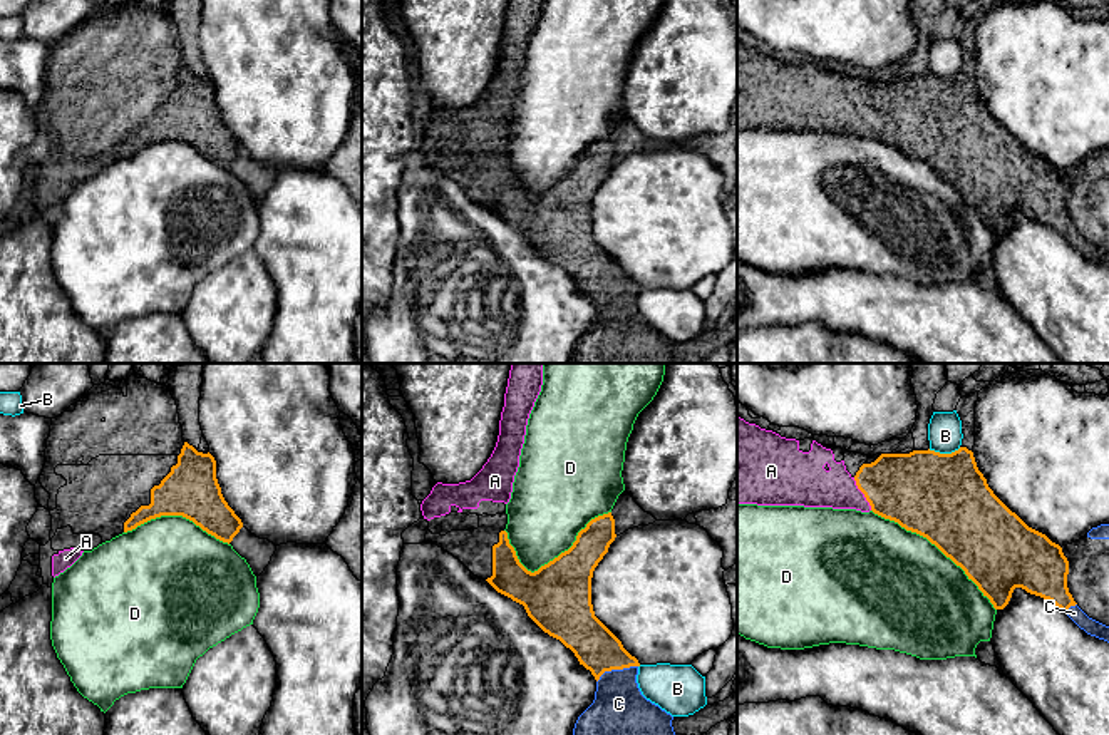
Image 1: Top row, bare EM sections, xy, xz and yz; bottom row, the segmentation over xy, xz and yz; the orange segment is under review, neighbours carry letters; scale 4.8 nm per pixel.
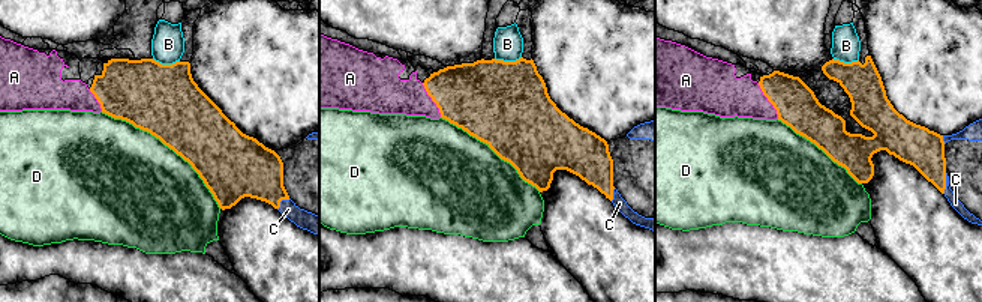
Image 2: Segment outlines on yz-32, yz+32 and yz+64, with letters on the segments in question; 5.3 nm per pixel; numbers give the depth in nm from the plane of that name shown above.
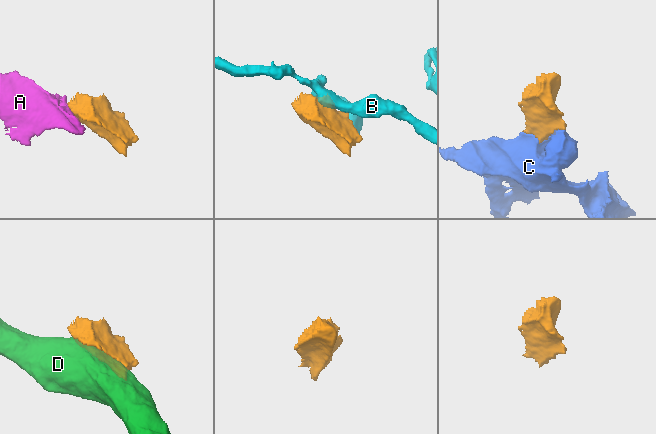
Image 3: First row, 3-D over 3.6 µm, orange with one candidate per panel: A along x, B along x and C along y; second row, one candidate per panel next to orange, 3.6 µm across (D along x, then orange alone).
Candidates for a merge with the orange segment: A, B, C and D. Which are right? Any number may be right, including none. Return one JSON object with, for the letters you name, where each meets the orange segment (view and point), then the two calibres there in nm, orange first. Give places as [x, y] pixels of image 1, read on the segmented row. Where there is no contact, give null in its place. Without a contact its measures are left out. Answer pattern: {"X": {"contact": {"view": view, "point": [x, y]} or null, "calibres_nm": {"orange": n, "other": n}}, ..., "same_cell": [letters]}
{"A": {"contact": {"view": "yz", "point": [863, 493]}, "calibres_nm": {"orange": 360, "other": 200}}, "C": {"contact": {"view": "xz", "point": [615, 668]}, "calibres_nm": {"orange": 220, "other": 260}}, "same_cell": ["A", "C"]}

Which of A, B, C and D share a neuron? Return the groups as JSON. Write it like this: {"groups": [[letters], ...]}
{"groups": [["A", "C"], ["B"], ["D"]]}

